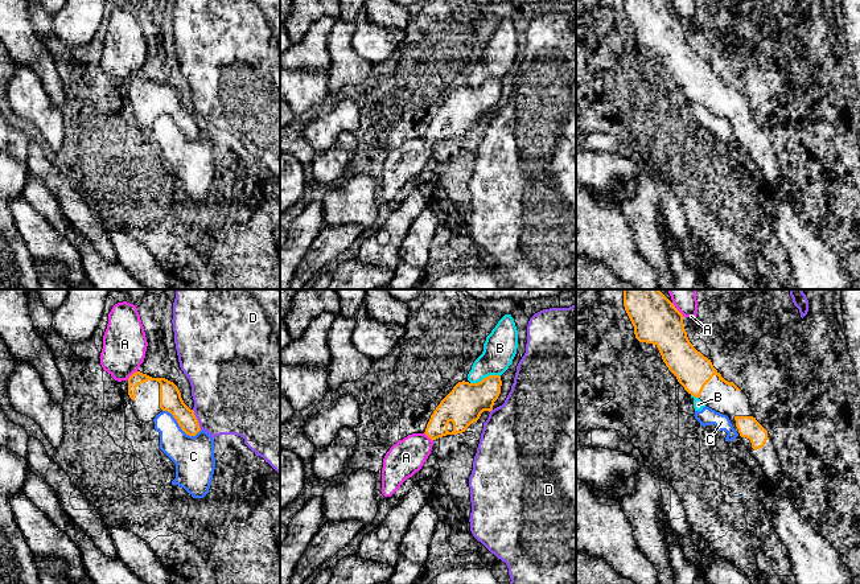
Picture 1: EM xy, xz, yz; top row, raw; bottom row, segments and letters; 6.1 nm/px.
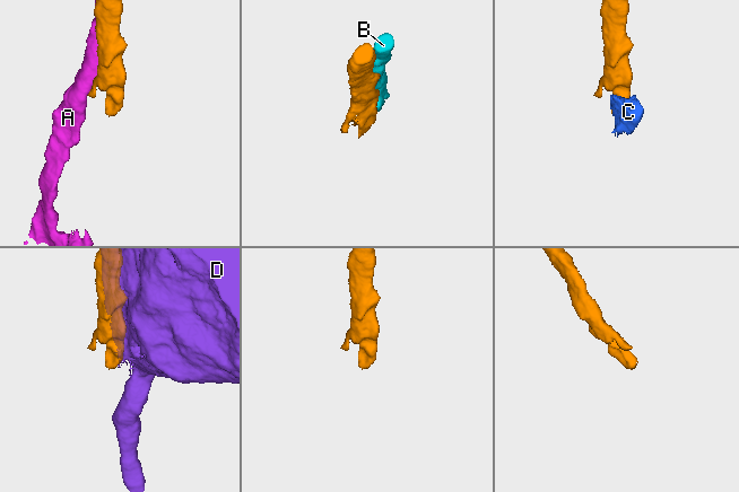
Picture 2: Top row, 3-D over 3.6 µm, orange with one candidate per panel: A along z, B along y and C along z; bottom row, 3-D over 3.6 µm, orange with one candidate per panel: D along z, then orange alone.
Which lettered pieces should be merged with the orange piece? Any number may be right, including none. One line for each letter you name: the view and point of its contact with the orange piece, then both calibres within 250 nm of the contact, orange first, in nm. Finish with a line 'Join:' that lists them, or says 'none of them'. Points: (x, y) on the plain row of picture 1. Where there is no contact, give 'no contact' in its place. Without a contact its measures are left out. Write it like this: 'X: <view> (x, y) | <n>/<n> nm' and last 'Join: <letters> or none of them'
Join: none of them

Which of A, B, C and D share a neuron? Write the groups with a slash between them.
A / B C / D

